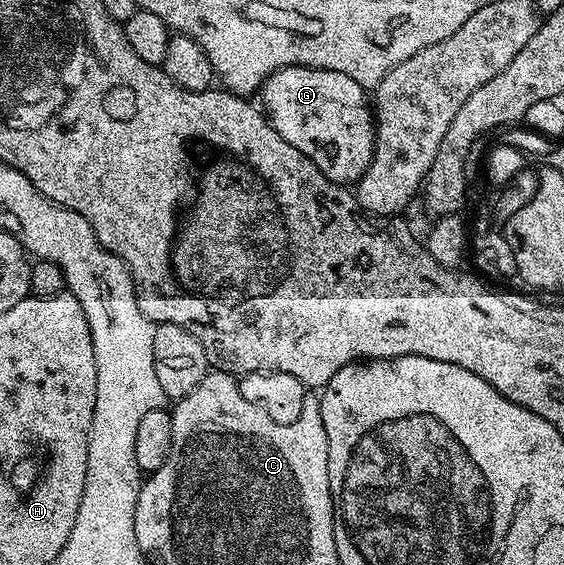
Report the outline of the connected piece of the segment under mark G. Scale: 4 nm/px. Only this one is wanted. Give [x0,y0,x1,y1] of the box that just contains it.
[262,66,375,186]

